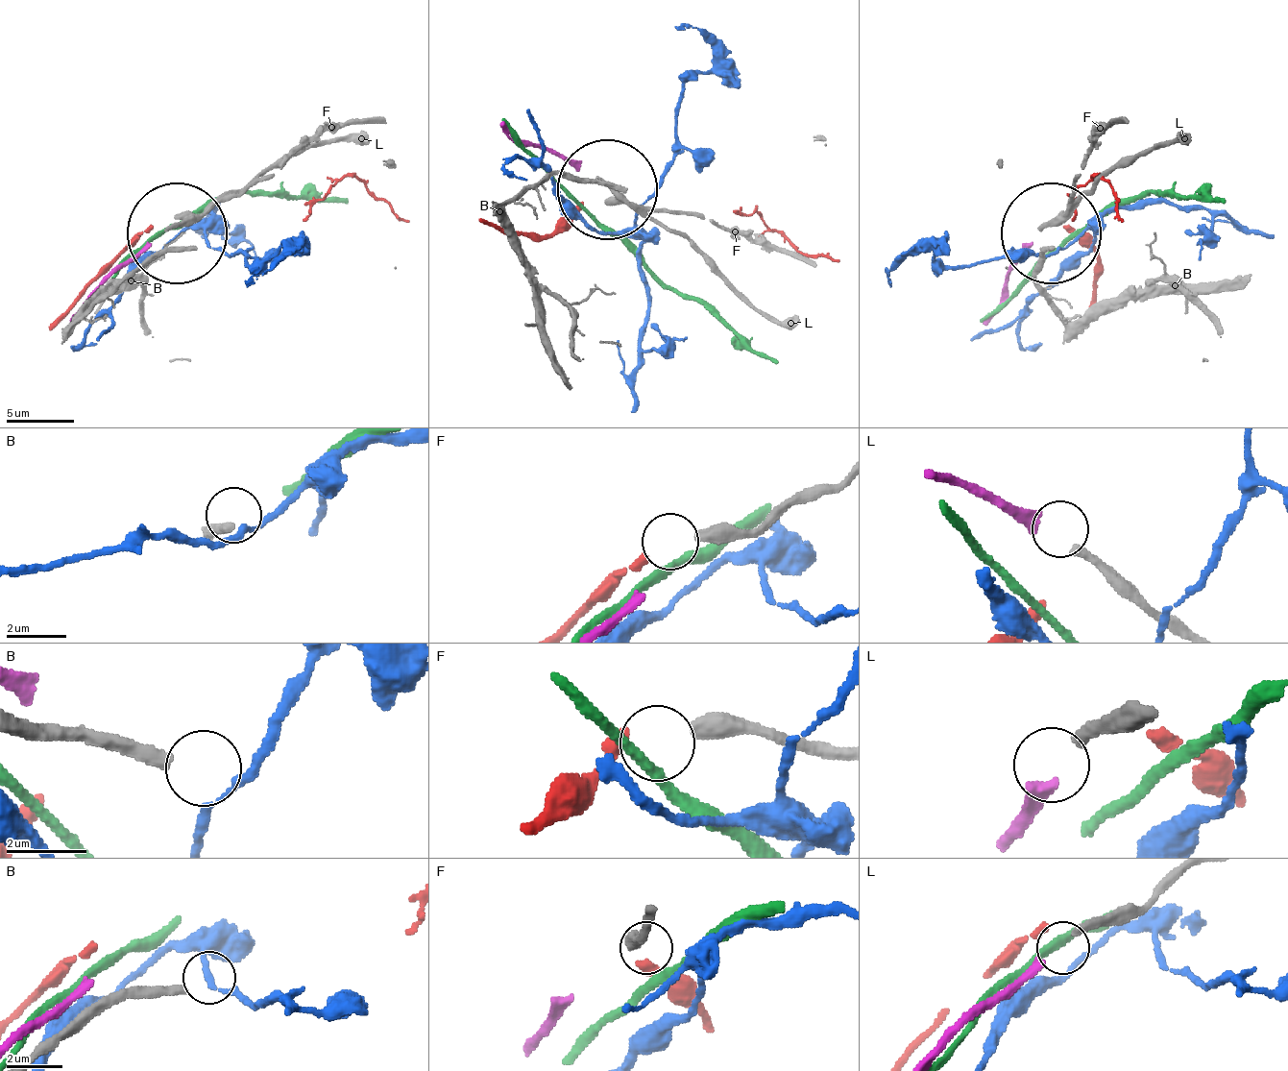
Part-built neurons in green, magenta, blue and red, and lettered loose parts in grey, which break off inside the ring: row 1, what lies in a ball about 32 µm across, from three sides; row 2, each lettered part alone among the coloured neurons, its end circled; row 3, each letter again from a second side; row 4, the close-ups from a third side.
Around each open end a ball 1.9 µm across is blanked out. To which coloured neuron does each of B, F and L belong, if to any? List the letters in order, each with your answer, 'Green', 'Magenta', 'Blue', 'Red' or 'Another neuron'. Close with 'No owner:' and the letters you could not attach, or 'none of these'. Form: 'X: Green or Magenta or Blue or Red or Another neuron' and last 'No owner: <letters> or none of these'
B: Another neuron
F: Red
L: Magenta
No owner: B

